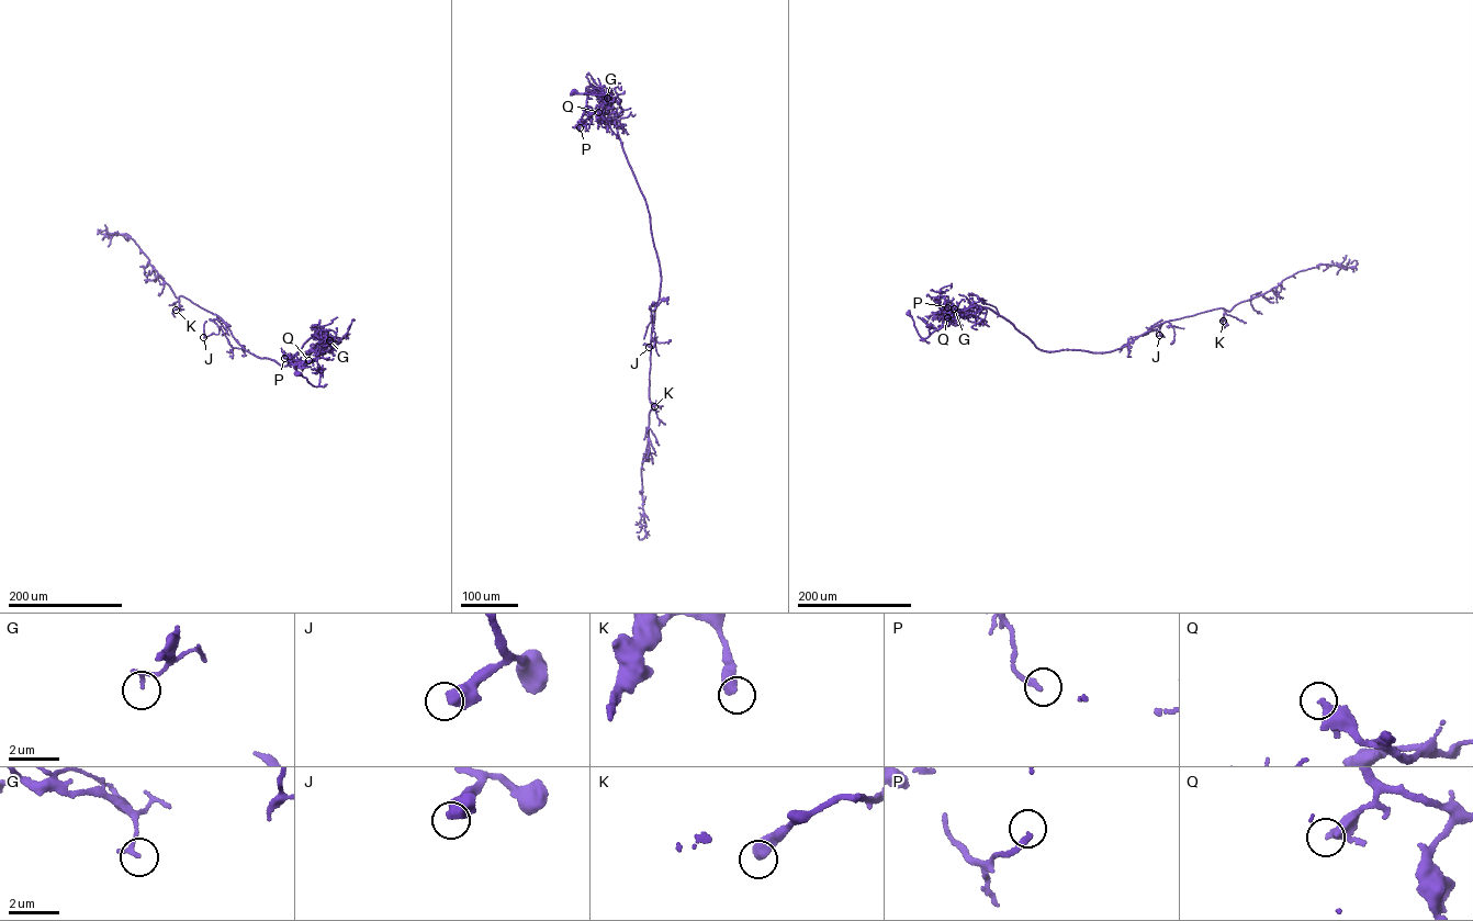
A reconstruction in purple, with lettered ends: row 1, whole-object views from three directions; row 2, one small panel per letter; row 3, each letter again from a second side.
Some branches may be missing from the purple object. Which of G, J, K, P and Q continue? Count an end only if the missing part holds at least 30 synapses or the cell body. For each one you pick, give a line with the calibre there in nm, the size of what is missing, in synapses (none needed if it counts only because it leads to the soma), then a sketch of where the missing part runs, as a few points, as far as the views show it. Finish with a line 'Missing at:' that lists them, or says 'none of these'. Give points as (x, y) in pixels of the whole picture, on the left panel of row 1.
Missing at: none of these

